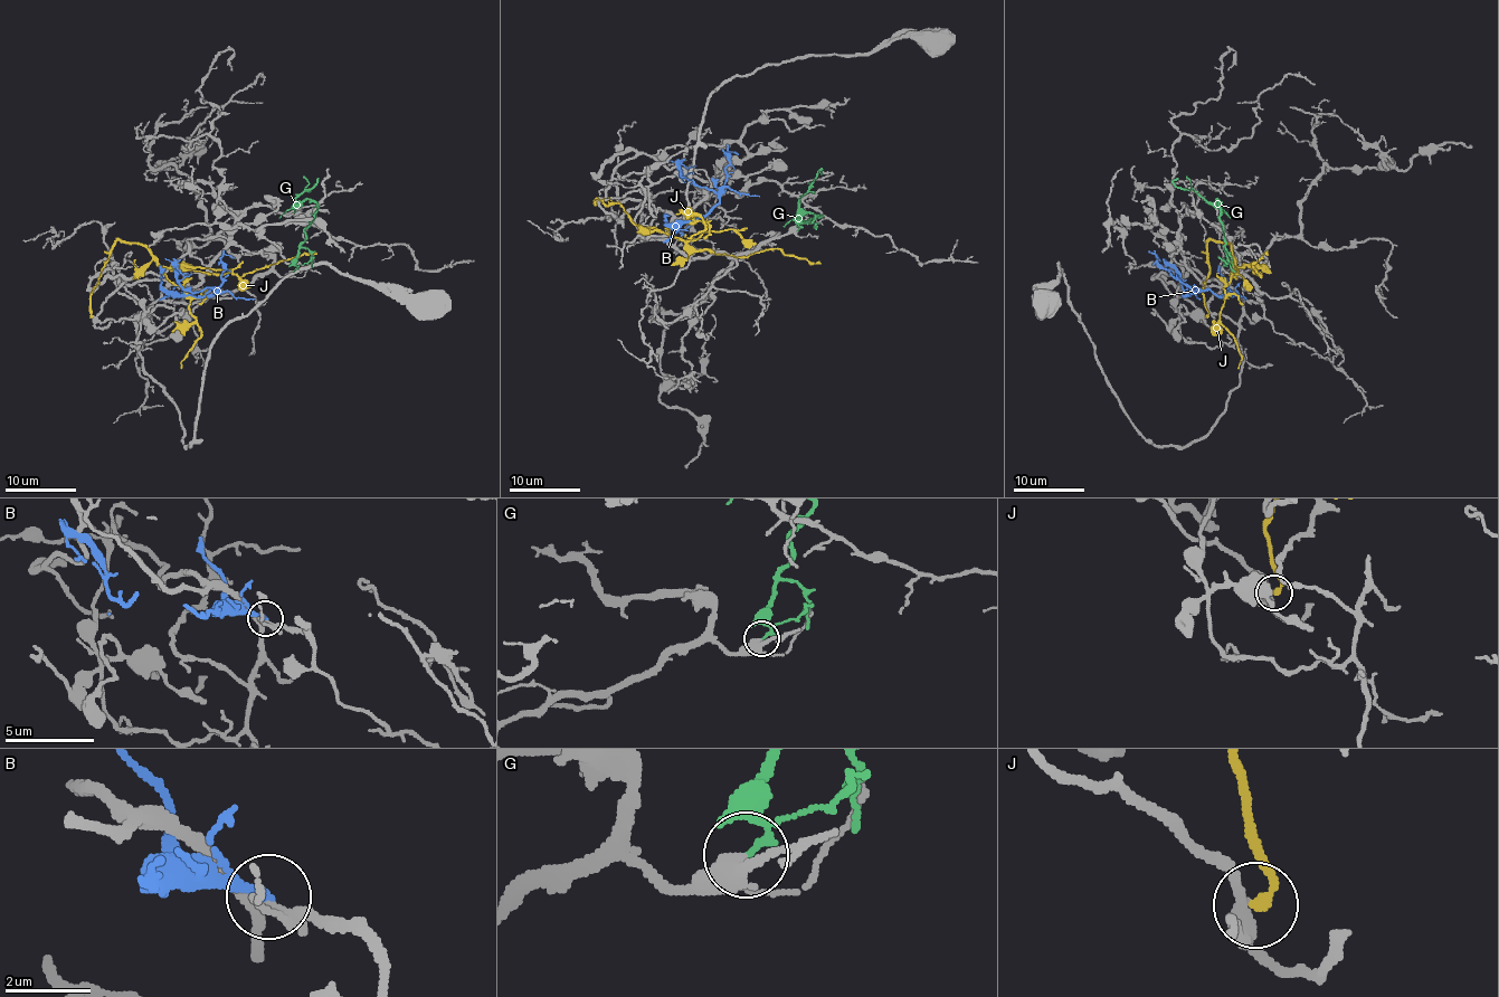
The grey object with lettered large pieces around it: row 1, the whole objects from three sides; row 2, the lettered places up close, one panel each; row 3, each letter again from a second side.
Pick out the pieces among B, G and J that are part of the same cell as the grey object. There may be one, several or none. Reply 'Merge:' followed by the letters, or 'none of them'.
Merge: J

